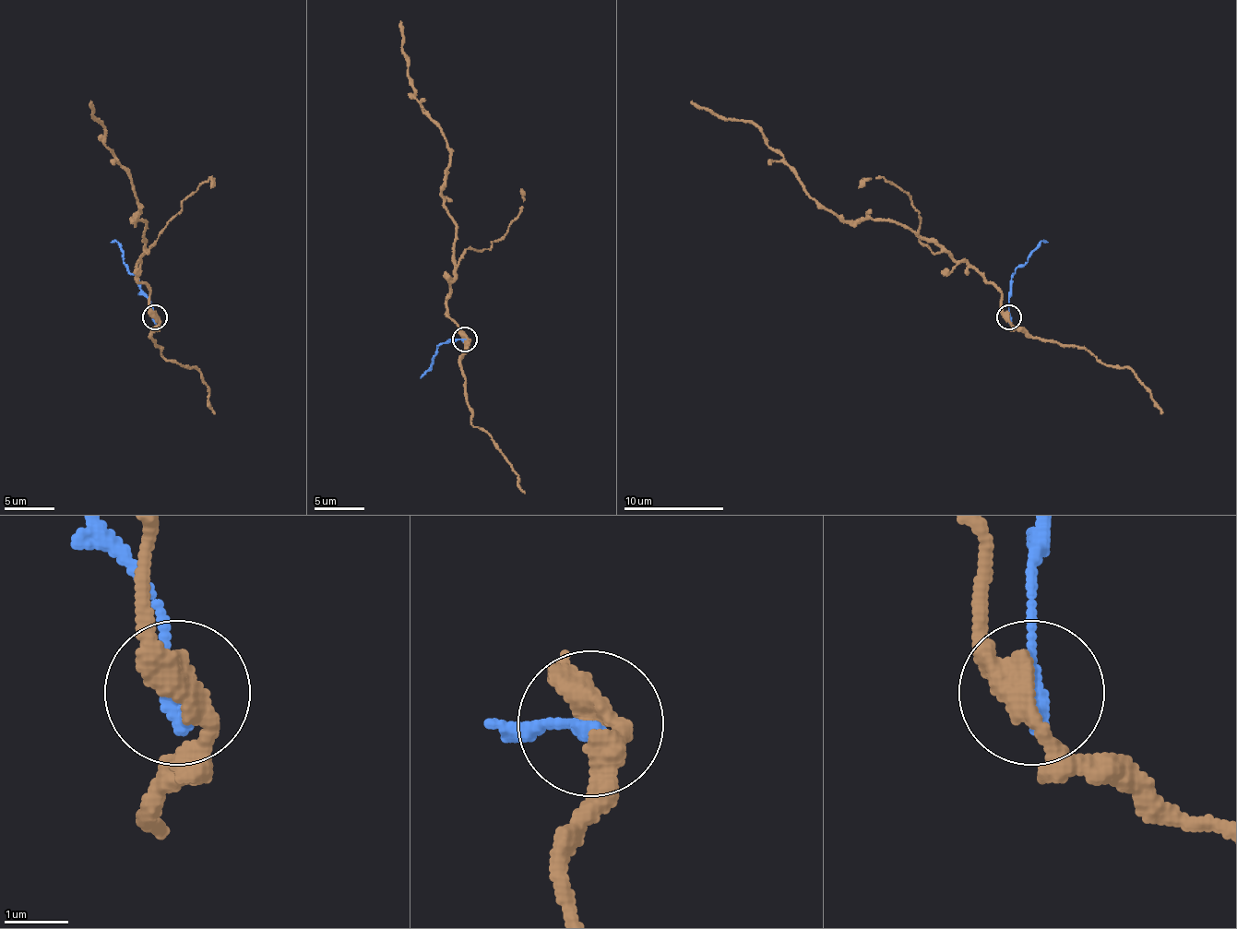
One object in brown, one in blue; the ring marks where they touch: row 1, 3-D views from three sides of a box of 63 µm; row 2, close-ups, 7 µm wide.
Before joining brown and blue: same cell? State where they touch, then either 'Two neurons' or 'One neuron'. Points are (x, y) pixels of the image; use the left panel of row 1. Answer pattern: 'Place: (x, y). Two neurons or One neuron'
Place: (154, 317). Two neurons

